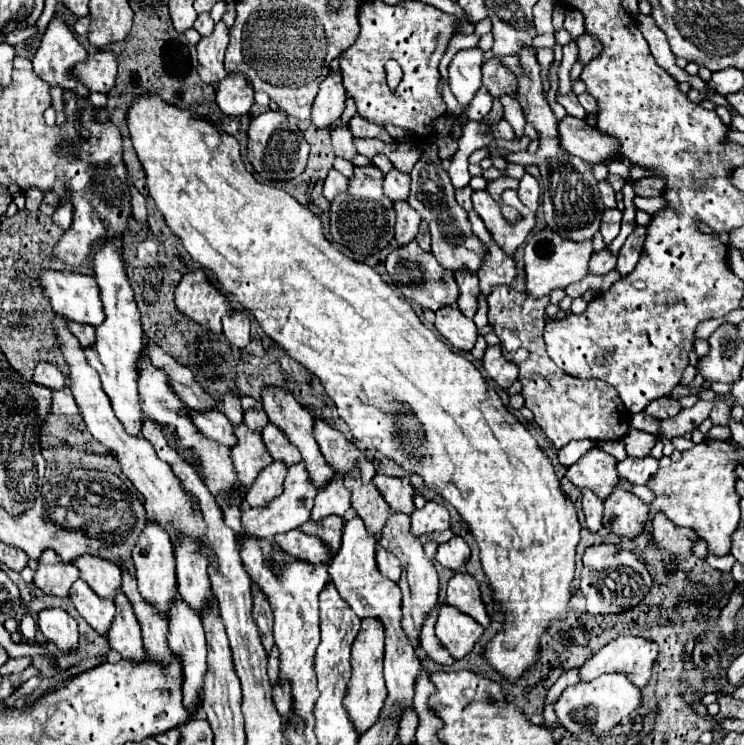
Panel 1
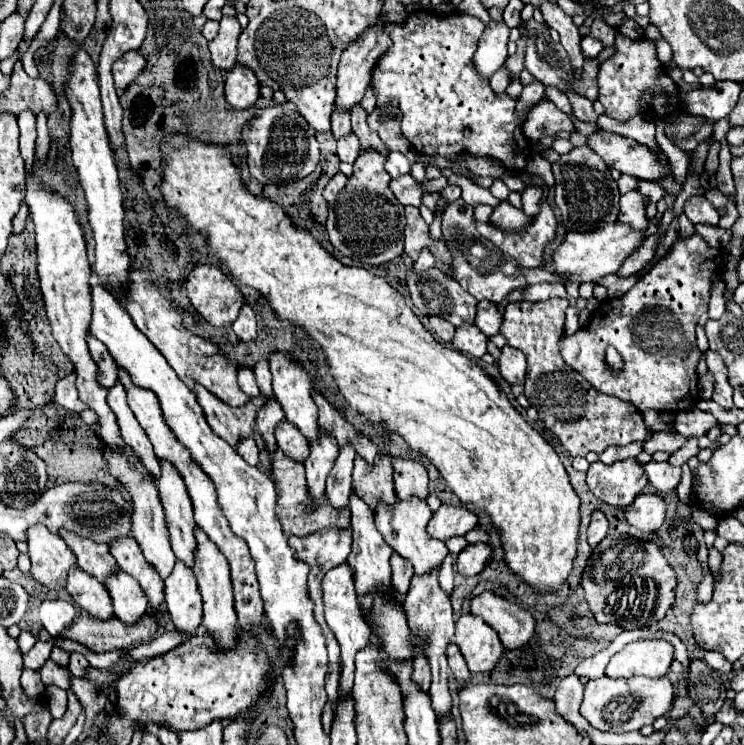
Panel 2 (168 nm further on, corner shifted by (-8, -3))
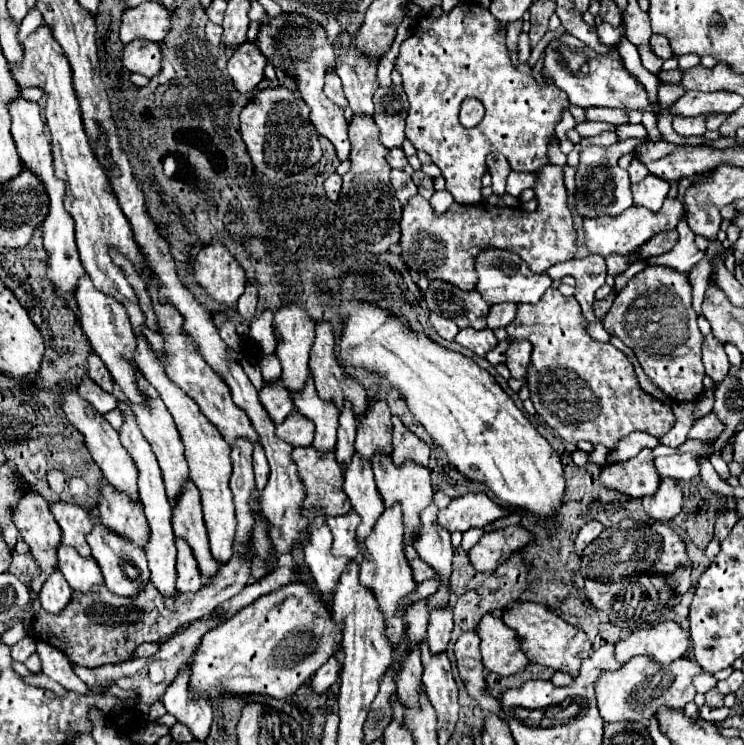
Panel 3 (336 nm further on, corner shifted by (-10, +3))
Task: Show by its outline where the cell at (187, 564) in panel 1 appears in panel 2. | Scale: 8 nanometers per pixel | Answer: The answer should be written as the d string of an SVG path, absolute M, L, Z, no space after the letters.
M160 460L162 478L158 482L158 494L162 500L162 508L166 512L166 526L170 532L170 546L176 558L180 558L186 566L194 564L194 518L192 518L192 504L186 490L186 484L178 470Z

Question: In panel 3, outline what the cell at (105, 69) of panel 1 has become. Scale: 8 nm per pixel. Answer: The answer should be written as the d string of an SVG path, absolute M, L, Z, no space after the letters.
M134 40L126 44L122 54L122 64L130 72L138 72L146 78L152 78L160 70L160 50L156 42Z

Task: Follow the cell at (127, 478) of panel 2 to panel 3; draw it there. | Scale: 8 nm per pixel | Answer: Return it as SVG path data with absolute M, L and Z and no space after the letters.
M74 388L66 390L64 392L64 398L62 398L62 410L66 414L66 418L84 434L86 438L86 446L94 458L94 462L100 466L104 478L120 492L128 494L134 502L142 504L140 502L140 492L138 492L138 470L136 470L136 462L132 460L132 456L128 454L128 450L120 444L120 438L118 438L118 432L104 420L102 414L98 414L96 410L92 410L92 406L88 402L84 402Z

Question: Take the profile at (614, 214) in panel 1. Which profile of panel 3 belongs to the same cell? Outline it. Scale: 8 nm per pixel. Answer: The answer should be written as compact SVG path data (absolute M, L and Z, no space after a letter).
M648 174L642 182L638 184L632 184L632 198L634 198L634 206L644 206L652 212L660 210L668 190L670 190L670 184L660 180L660 178L652 178L652 174Z

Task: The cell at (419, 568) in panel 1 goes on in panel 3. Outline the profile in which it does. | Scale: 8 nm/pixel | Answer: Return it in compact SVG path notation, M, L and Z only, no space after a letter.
M376 456L374 458L374 464L372 464L372 470L374 470L374 478L376 478L376 486L378 486L378 492L384 500L384 506L390 508L394 504L400 504L402 508L402 520L404 520L404 546L408 544L414 544L414 540L418 538L418 532L420 532L420 514L426 506L432 504L432 484L430 484L430 472L428 468L424 466L418 466L418 464L404 464L400 468L396 468L392 464L390 458L384 458L384 456Z

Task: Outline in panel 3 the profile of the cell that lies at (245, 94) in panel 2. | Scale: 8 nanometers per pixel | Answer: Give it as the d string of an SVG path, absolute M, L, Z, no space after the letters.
M244 42L238 46L228 60L228 72L234 80L234 88L240 94L252 92L264 78L266 58L256 50L252 42Z

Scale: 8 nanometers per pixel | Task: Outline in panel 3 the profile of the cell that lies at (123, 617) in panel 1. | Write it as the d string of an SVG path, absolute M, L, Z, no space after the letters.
M96 522L96 530L92 530L92 534L88 534L88 544L92 548L92 556L96 558L98 566L102 568L104 582L110 592L114 592L118 596L136 598L142 592L142 588L150 582L150 570L148 570L144 550L136 550L136 546L132 546L130 542L124 542L124 538L116 538L116 534L112 534L110 530L104 530L104 526L100 526L100 522Z

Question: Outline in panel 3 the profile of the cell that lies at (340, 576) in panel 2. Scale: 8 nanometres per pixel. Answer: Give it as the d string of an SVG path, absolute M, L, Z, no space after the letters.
M318 516L310 524L312 538L306 546L306 562L308 568L314 576L318 592L324 596L326 602L332 602L334 588L338 586L340 576L348 568L348 558L336 558L330 554L330 544L332 544L332 534L328 526L324 526L324 516Z

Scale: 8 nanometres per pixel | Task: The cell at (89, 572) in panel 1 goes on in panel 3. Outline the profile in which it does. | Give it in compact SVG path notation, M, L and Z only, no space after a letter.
M56 502L50 504L50 510L56 518L56 522L62 528L62 544L74 546L80 556L92 556L90 546L86 542L86 534L94 528L94 518L86 508L80 508L76 504L64 504Z

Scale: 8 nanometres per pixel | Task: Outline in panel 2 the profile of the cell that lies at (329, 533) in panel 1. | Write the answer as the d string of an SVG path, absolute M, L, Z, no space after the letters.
M280 456L272 462L272 480L278 490L278 504L276 504L276 514L282 522L282 528L286 534L294 536L306 536L312 532L318 532L320 528L326 526L338 526L338 528L348 528L350 526L350 510L348 508L334 508L326 496L320 496L318 502L310 498L310 492L306 492L306 474L304 474L304 464L290 460L286 456Z

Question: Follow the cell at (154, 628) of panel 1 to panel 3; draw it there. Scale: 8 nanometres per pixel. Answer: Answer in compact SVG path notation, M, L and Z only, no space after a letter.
M104 484L100 488L100 494L100 522L120 538L132 542L134 546L146 548L150 528L144 510L136 506L126 494L116 492L116 488L112 488L110 484Z

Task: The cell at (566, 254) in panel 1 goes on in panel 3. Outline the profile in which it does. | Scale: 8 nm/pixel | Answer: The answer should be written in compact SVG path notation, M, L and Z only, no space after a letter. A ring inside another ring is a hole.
M666 198L664 206L658 212L630 206L628 210L624 210L624 214L618 214L616 218L604 216L604 218L584 220L586 248L590 254L598 254L602 258L606 258L608 254L630 254L630 252L636 252L644 242L648 242L648 238L652 238L652 234L676 228L676 224L682 216L684 216L682 202L678 202L678 198ZM616 224L620 224L620 228Z

